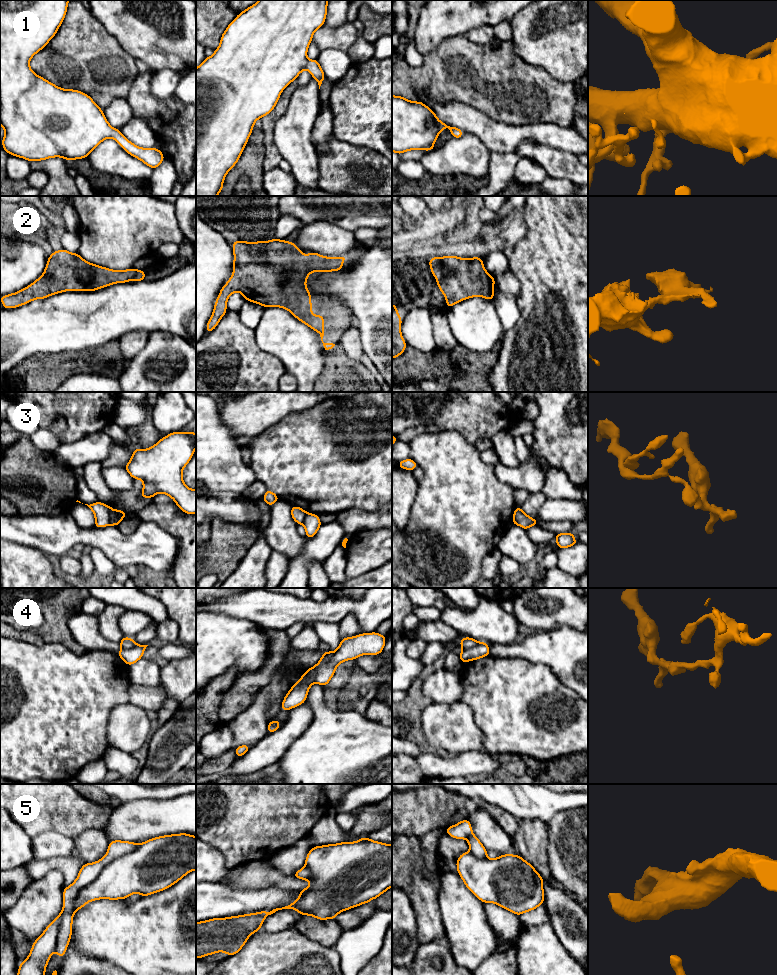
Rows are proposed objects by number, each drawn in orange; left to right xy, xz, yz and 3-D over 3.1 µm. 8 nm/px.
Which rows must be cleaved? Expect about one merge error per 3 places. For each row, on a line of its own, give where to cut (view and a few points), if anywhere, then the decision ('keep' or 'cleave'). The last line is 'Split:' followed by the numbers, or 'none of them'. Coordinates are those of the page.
1: no cut; keep
2: no cut; keep
3: cut in xy along (111, 508), (109, 524); cleave
4: cut in yz along (480, 642), (463, 649); cleave
5: no cut; keep
Split: 3, 4

